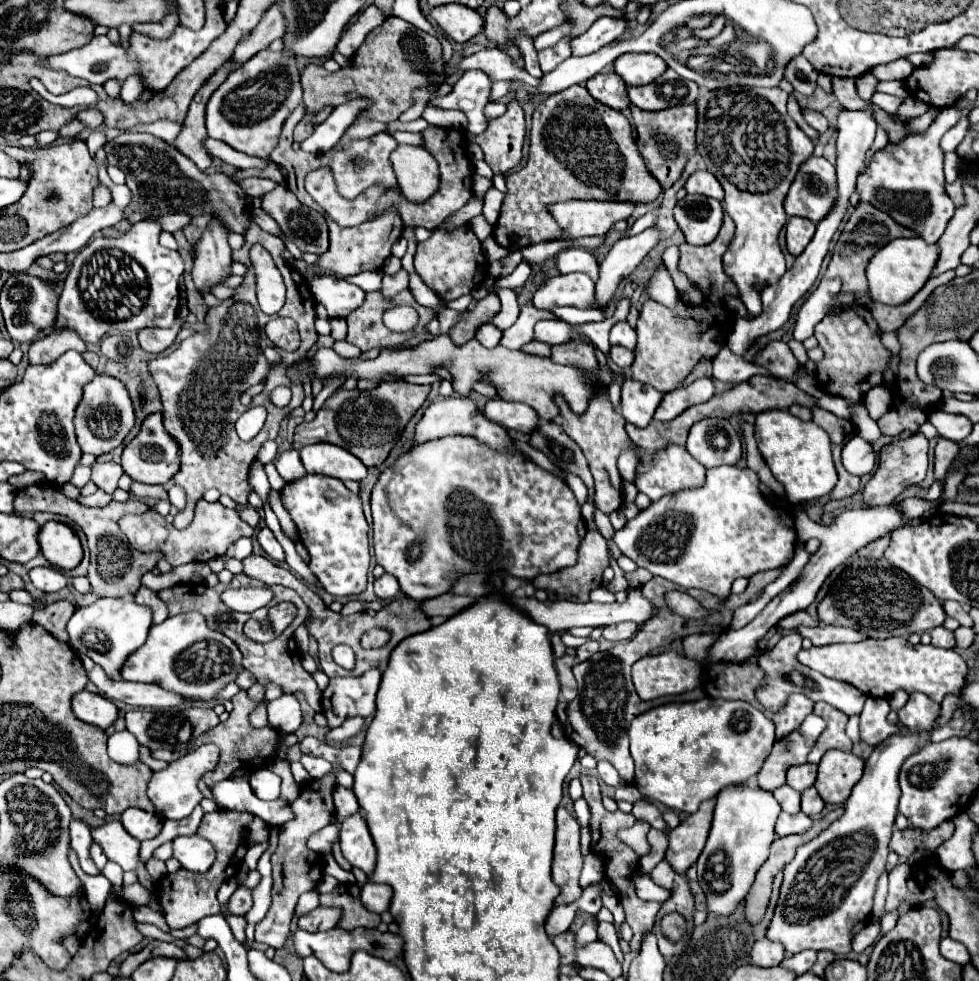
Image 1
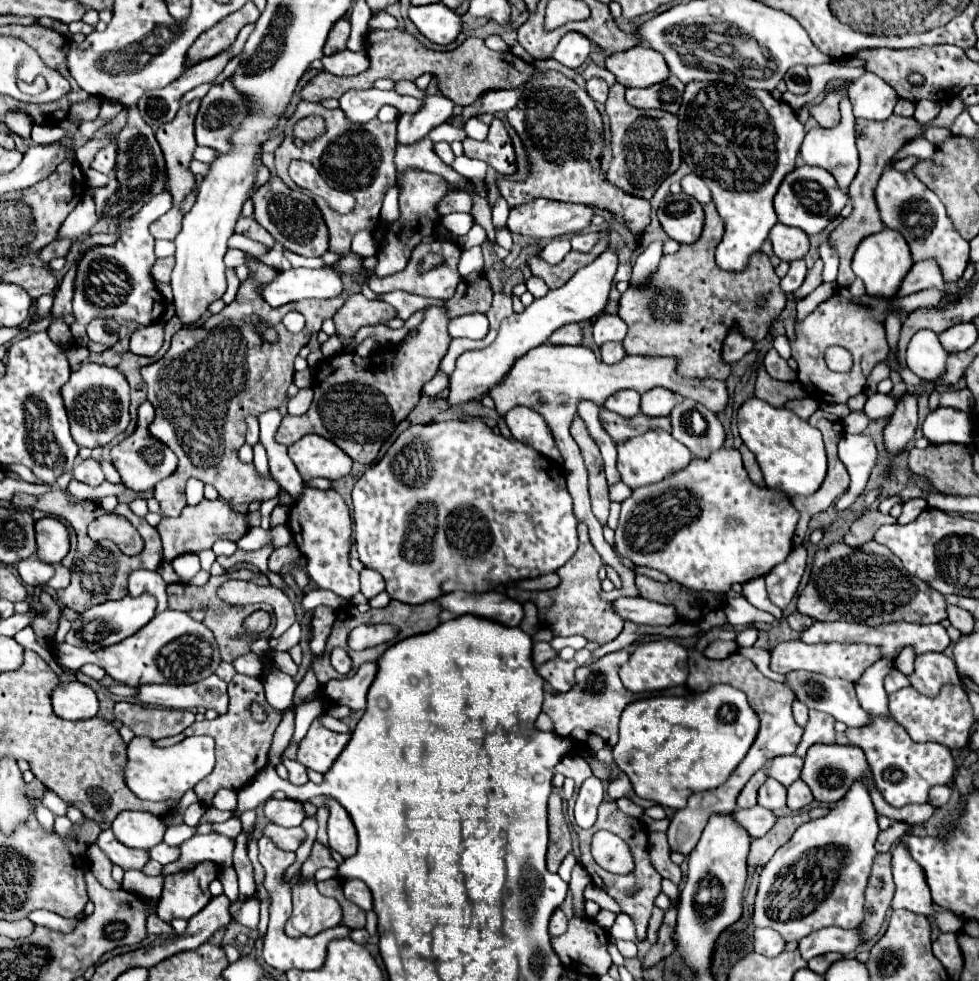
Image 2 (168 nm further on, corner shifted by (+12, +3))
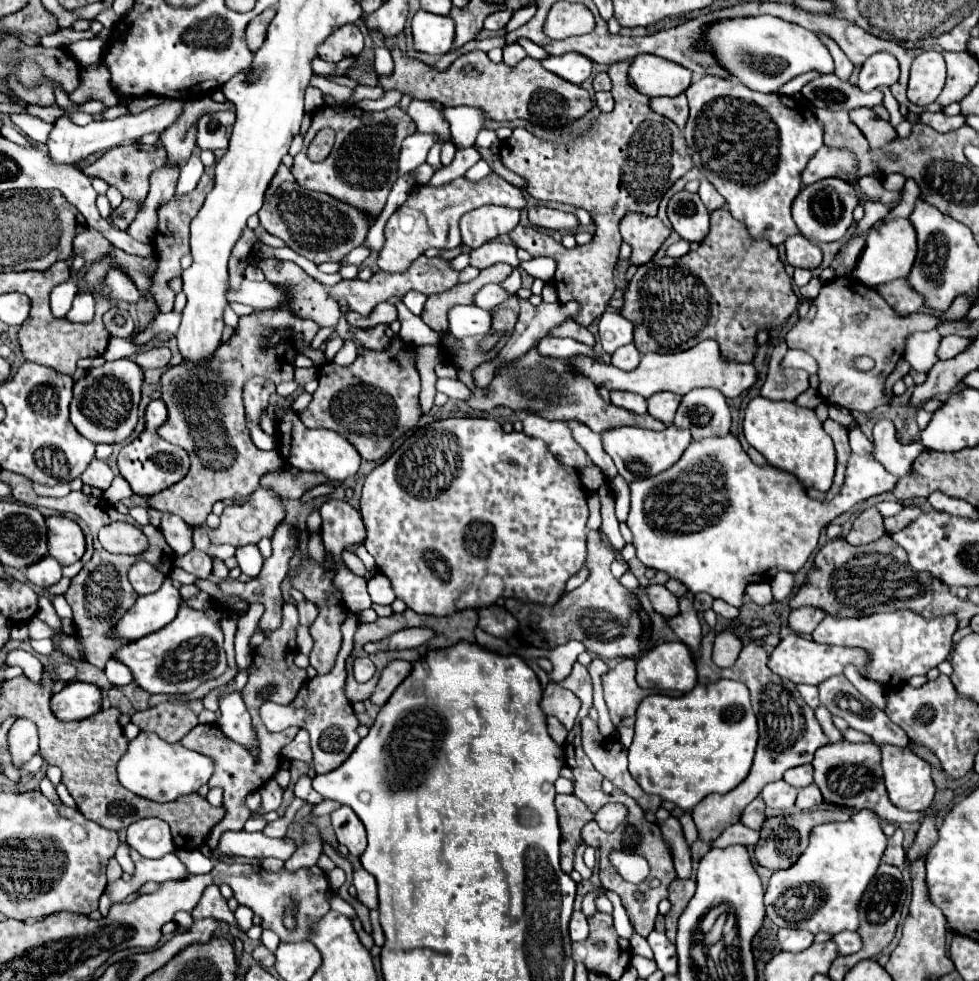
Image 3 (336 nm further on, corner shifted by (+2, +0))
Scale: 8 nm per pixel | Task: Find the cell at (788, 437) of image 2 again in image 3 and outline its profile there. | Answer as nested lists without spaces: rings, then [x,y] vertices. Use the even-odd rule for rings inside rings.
[[[754,397],[744,413],[744,435],[746,441],[760,451],[766,461],[778,469],[796,475],[806,487],[828,491],[836,469],[834,443],[822,429],[822,421],[812,409],[804,409],[794,401],[770,401]]]

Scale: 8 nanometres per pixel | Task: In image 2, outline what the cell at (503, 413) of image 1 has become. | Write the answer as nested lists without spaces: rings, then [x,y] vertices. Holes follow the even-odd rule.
[[[514,406],[512,410],[508,410],[504,414],[504,422],[508,424],[508,428],[516,440],[524,442],[526,446],[534,448],[536,452],[540,452],[556,462],[562,462],[562,456],[554,444],[552,432],[538,412],[530,410],[530,408]]]

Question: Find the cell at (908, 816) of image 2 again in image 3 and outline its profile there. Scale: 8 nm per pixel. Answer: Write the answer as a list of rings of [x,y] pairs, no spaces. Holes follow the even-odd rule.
[[[838,741],[838,743],[828,743],[820,747],[814,755],[814,783],[822,791],[822,797],[826,803],[832,805],[842,805],[850,807],[856,811],[870,809],[874,811],[880,819],[890,821],[890,823],[914,823],[922,817],[922,813],[910,813],[910,811],[900,811],[894,807],[888,799],[886,787],[884,787],[884,773],[880,765],[880,749],[876,749],[874,743],[848,743],[848,741]]]

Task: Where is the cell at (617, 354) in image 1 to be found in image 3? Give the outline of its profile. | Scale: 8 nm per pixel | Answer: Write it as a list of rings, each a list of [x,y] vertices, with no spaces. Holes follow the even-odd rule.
[[[632,343],[616,349],[612,355],[612,365],[622,371],[632,371],[638,367],[638,363],[640,363],[640,351]]]

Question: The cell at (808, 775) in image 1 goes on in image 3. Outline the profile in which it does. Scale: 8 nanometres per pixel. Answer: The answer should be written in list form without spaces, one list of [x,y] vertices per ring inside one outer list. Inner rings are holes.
[[[800,765],[800,767],[786,771],[784,781],[790,783],[792,787],[798,787],[798,789],[810,785],[812,783],[812,765]]]

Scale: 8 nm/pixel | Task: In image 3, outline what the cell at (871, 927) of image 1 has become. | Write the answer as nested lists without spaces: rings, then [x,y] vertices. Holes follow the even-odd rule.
[[[842,931],[832,937],[840,949],[840,955],[852,955],[858,949],[862,949],[862,937],[854,931]]]

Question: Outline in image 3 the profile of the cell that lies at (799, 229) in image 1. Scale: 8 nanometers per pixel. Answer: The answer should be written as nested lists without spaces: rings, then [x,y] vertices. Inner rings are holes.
[[[794,235],[786,239],[786,257],[792,267],[802,267],[802,269],[816,269],[822,263],[822,251],[818,245],[810,243],[802,235]]]

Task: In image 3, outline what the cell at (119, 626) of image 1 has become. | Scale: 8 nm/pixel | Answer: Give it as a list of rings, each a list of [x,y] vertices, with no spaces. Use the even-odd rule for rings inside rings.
[[[168,577],[162,589],[158,589],[158,593],[150,593],[146,597],[136,599],[136,603],[122,617],[122,621],[116,623],[114,633],[130,641],[142,639],[174,621],[178,607],[180,593],[172,585],[172,579]]]

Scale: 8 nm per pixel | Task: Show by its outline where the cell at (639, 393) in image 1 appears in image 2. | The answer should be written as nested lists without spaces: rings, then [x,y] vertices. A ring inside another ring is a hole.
[[[620,390],[616,394],[612,394],[604,406],[610,410],[610,412],[616,412],[624,418],[632,418],[640,412],[640,394],[636,390]]]

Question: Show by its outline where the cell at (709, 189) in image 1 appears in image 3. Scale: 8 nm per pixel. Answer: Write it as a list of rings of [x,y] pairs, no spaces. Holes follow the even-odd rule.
[[[702,179],[698,195],[708,211],[716,211],[716,209],[722,209],[726,205],[726,201],[722,201],[722,195],[718,195],[718,191],[706,179]]]

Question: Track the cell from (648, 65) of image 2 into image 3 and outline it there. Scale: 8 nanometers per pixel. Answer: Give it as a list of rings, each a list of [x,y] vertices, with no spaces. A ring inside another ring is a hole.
[[[638,55],[630,65],[630,83],[648,97],[676,97],[692,85],[692,73],[654,55]]]

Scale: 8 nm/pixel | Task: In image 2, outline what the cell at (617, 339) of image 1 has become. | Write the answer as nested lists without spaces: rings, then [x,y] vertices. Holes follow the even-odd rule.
[[[600,314],[594,322],[594,342],[622,342],[626,336],[626,322],[614,314]]]

